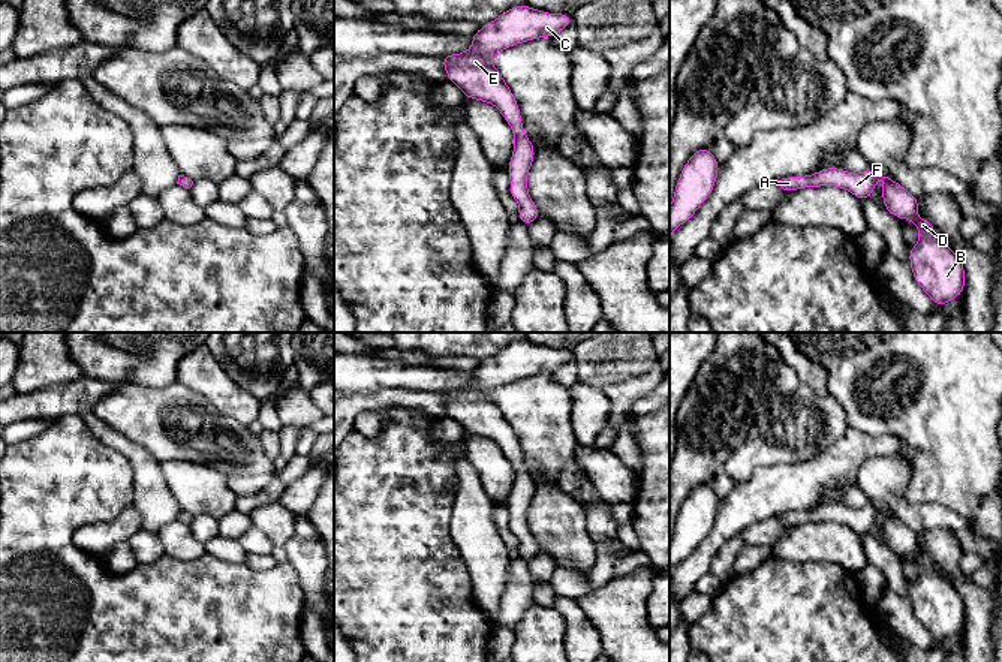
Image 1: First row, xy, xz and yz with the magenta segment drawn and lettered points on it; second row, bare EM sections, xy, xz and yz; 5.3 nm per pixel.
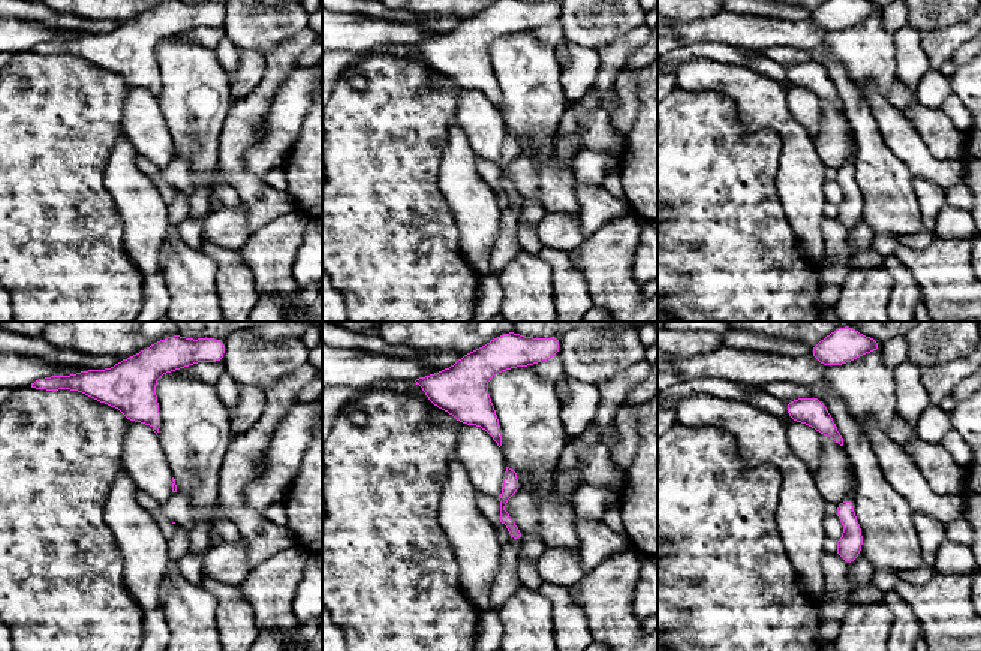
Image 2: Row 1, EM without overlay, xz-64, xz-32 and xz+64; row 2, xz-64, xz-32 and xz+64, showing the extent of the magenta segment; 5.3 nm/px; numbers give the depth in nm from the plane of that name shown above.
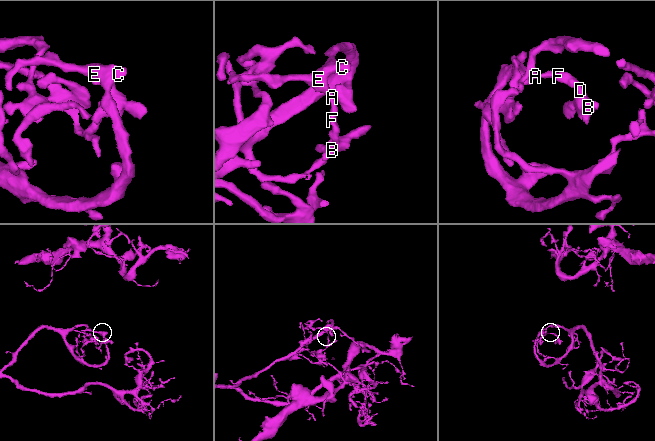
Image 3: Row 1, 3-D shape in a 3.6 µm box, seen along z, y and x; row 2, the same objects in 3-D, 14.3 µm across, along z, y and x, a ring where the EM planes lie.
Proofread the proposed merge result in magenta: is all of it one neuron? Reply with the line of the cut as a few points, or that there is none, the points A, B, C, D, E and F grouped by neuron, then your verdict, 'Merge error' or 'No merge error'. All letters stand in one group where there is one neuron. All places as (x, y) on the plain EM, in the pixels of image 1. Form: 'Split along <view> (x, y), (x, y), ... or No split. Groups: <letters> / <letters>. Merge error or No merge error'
No split. Groups: A B C D E F. No merge error

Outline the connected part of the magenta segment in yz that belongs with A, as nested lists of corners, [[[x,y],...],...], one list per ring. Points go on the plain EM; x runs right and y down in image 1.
[[[824,503],[812,511],[785,512],[774,517],[786,527],[804,523],[834,521],[849,526],[857,535],[872,535],[876,515],[884,517],[882,539],[897,554],[908,554],[920,566],[920,577],[909,584],[909,598],[915,617],[941,643],[965,626],[965,601],[956,587],[945,581],[930,556],[918,554],[918,533],[872,503],[851,509],[840,503]]]

